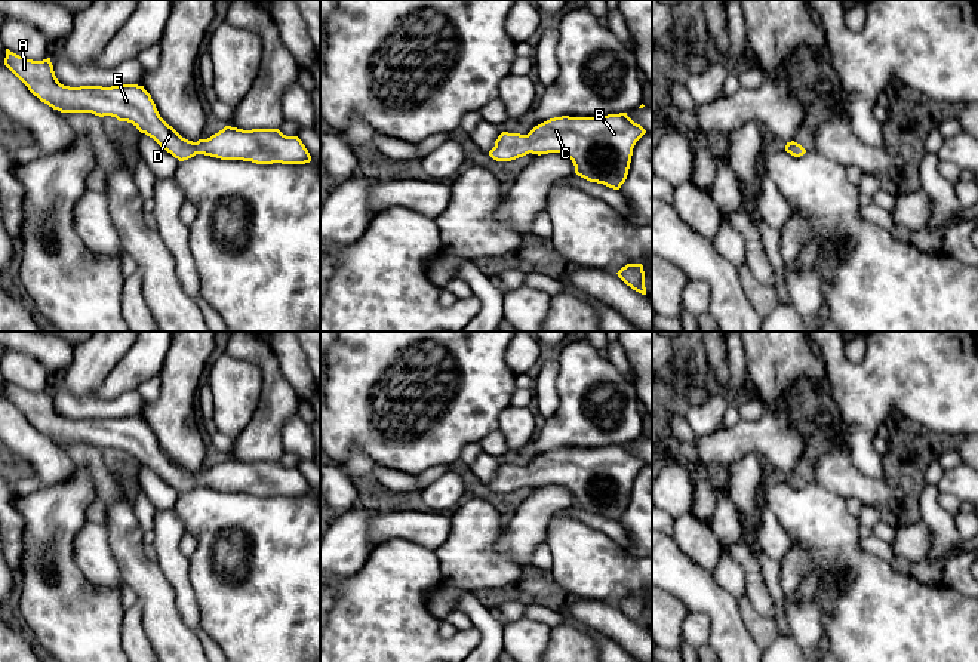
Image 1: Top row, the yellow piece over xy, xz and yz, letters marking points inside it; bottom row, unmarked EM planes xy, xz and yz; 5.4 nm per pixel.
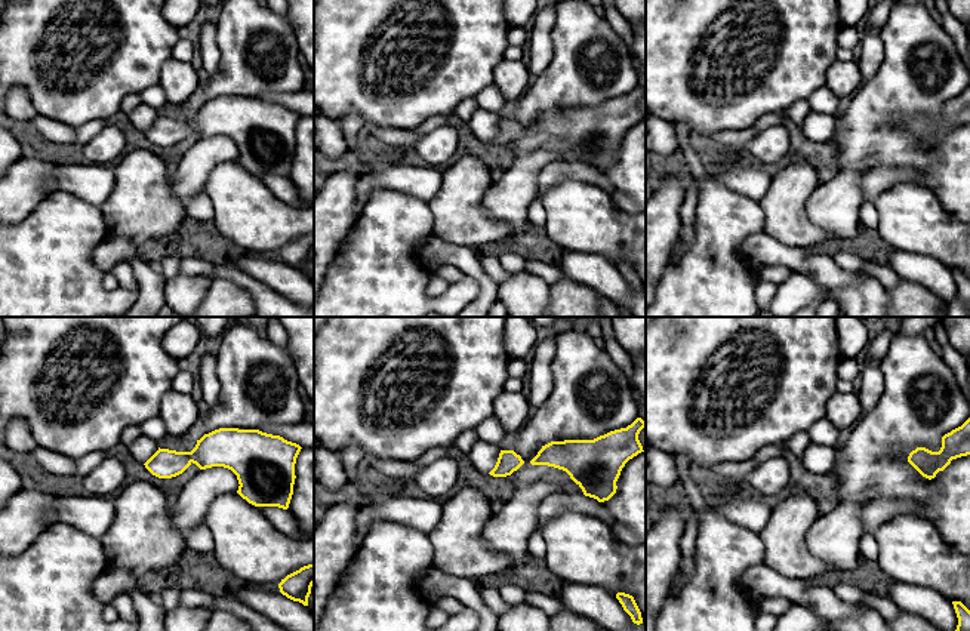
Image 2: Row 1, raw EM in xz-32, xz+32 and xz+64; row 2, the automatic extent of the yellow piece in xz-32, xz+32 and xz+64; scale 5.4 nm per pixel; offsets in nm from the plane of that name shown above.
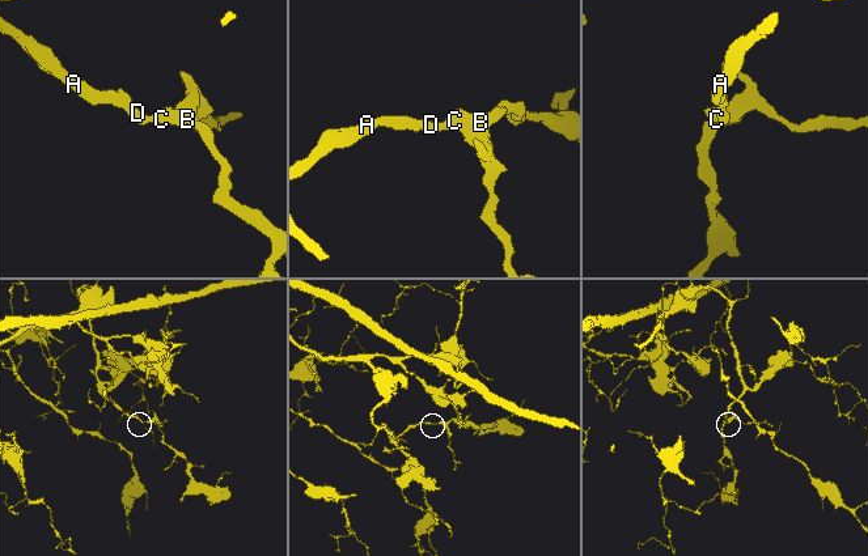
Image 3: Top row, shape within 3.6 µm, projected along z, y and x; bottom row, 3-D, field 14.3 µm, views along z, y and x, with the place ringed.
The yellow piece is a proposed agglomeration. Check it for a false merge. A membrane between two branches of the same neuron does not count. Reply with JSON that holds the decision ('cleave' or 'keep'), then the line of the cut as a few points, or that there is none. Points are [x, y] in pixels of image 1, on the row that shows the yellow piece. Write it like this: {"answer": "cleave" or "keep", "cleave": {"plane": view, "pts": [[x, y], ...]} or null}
{"answer": "keep", "cleave": null}

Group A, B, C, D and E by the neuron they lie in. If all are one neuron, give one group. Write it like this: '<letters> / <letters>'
A B C D E

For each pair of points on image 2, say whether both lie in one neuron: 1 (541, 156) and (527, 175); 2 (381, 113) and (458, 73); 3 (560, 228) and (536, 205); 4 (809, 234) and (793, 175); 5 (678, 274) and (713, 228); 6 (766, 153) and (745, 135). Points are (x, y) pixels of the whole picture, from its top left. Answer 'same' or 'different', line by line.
1: same
2: same
3: different
4: same
5: same
6: different

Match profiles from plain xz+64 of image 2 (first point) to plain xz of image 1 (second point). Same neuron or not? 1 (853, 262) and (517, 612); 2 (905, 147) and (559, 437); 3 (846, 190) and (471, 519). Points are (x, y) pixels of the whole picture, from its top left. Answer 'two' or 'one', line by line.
1: one
2: one
3: two

